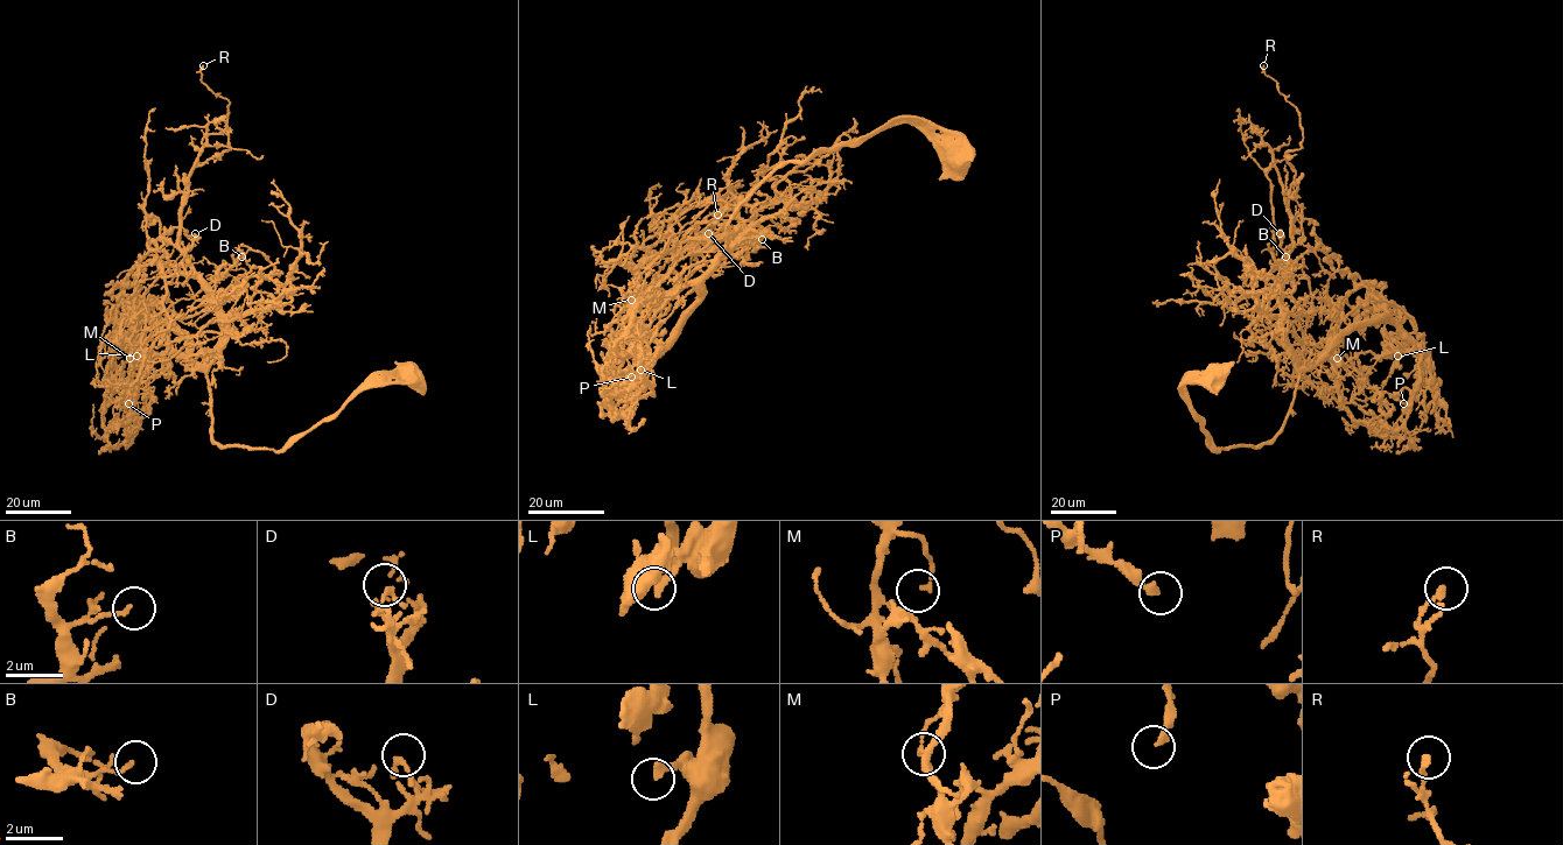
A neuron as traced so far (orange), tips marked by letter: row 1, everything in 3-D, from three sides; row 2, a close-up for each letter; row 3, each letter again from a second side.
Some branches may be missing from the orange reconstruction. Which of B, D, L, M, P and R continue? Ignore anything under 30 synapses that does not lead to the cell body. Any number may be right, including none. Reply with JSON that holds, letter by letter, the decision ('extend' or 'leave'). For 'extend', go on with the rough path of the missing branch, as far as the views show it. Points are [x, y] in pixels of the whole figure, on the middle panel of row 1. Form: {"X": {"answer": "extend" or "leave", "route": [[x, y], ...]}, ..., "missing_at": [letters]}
{"B": {"answer": "leave"}, "D": {"answer": "leave"}, "L": {"answer": "leave"}, "M": {"answer": "leave"}, "P": {"answer": "leave"}, "R": {"answer": "leave"}, "missing_at": []}

